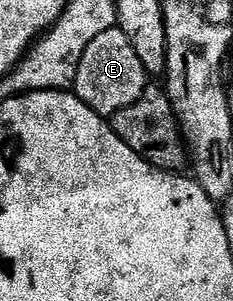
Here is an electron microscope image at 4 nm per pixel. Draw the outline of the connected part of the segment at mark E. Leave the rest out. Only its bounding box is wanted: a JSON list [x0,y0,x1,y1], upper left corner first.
[75,26,147,113]

